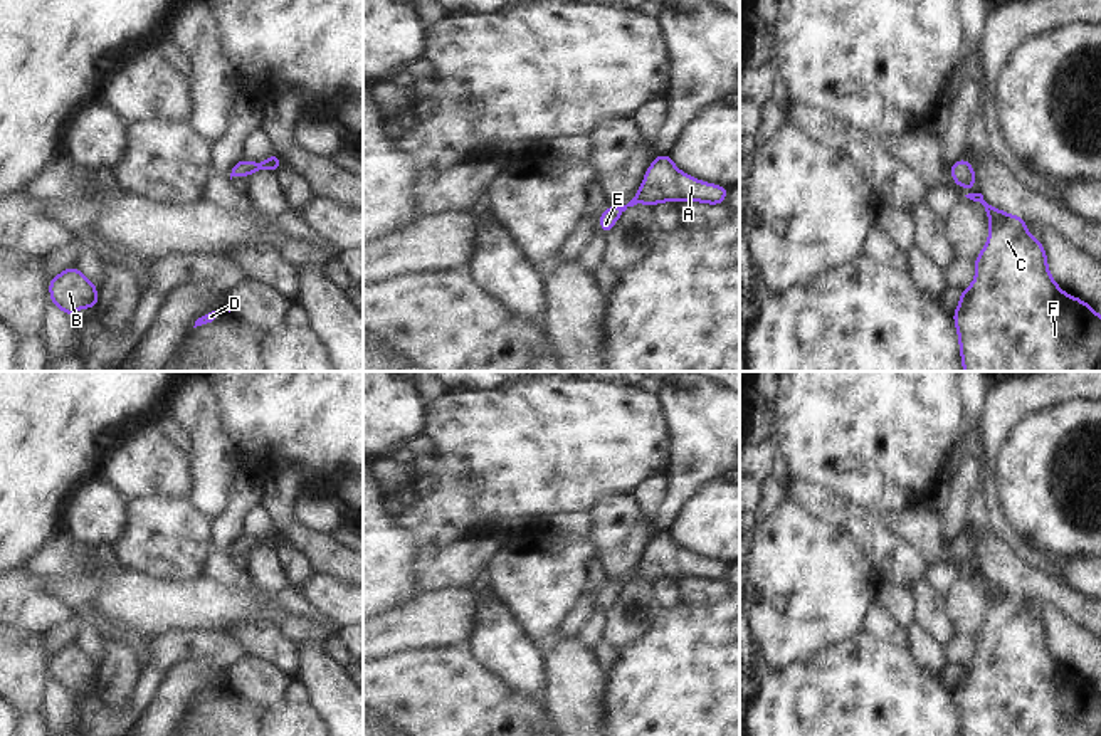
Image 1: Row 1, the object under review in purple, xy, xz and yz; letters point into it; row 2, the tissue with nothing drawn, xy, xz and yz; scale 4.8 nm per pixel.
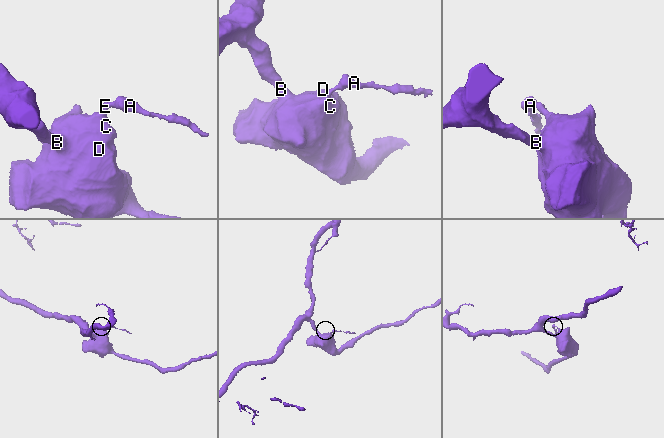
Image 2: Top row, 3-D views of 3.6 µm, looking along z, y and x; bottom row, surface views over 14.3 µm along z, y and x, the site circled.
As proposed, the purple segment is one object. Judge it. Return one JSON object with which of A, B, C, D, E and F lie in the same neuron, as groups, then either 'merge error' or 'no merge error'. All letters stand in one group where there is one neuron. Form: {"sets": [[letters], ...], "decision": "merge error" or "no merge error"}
{"sets": [["A", "B", "C", "D", "E", "F"]], "decision": "no merge error"}

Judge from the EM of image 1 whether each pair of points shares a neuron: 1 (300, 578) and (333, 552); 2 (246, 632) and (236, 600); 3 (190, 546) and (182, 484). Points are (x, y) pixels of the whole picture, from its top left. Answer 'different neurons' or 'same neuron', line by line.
1: different neurons
2: different neurons
3: different neurons

